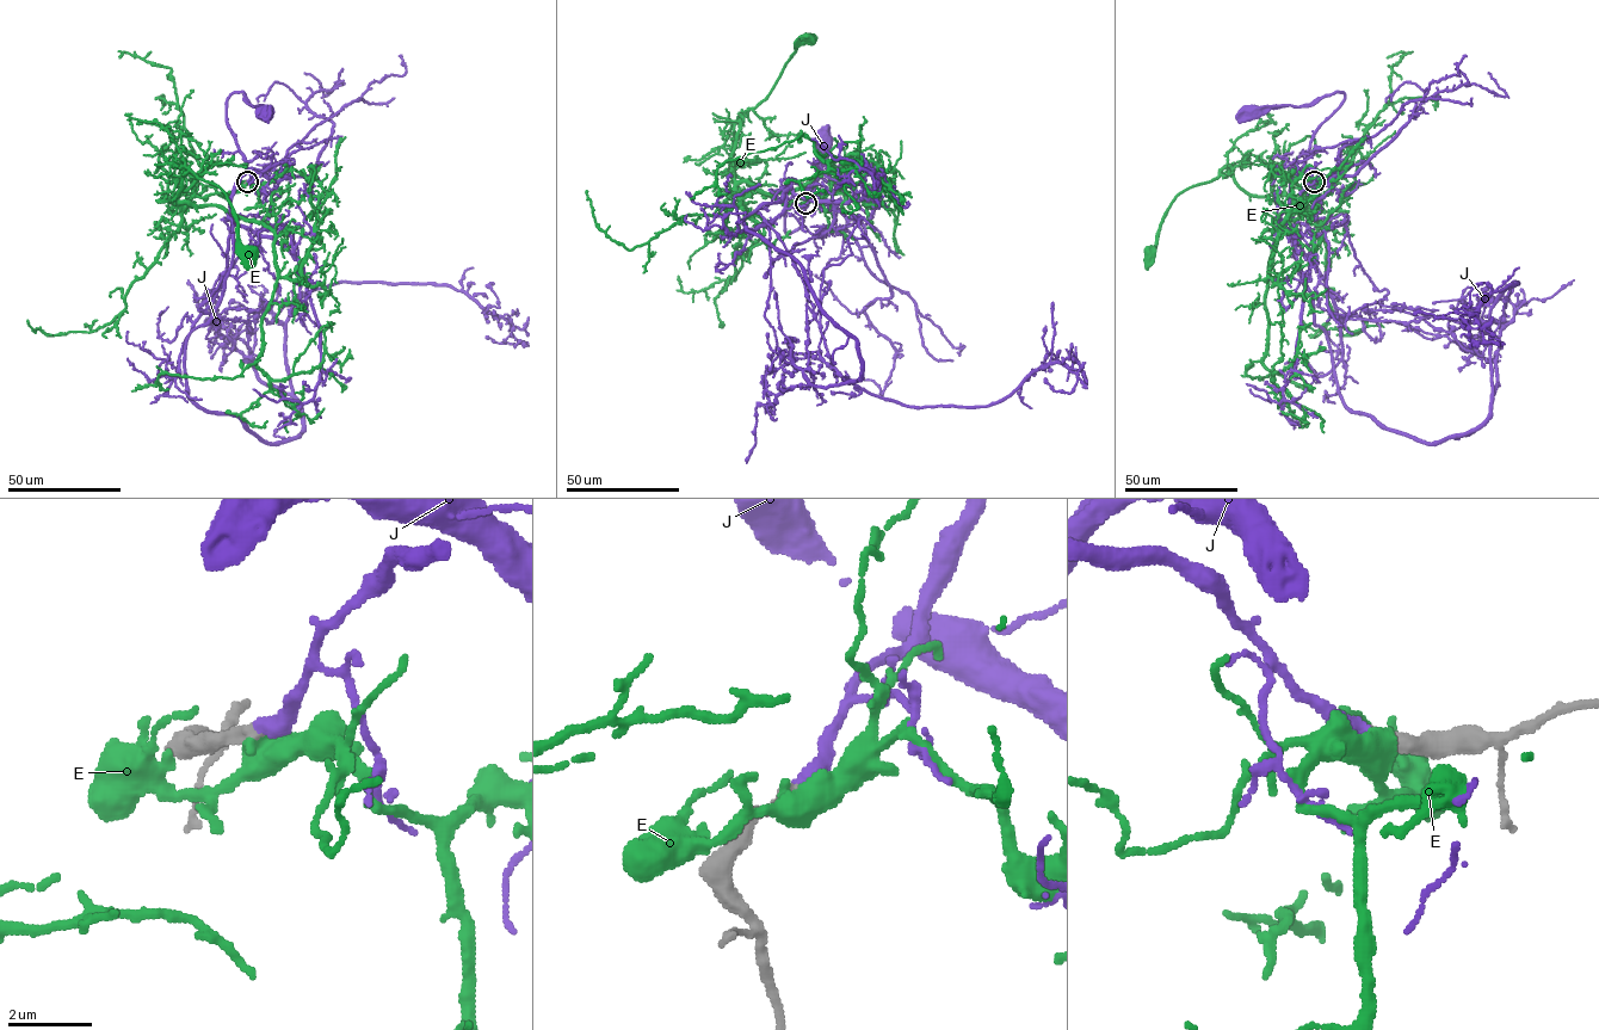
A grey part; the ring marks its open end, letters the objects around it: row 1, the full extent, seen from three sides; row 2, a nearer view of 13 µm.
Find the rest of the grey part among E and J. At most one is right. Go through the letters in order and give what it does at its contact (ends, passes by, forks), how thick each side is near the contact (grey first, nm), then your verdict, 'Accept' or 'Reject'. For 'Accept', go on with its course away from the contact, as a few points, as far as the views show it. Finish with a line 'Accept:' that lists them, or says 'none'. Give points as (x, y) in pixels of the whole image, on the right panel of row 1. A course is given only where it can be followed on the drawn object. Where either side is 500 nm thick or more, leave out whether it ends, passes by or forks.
E: It passes by. Thickness 340 nm (grey) against 480 nm. Reject
J: It ends there. Thickness 300 nm (grey) against 400 nm. Accept. Its course: (1314, 182), (1303, 173), (1295, 172), (1303, 164), (1313, 134), (1345, 94), (1337, 92), (1310, 105), (1255, 111)
Accept: J

